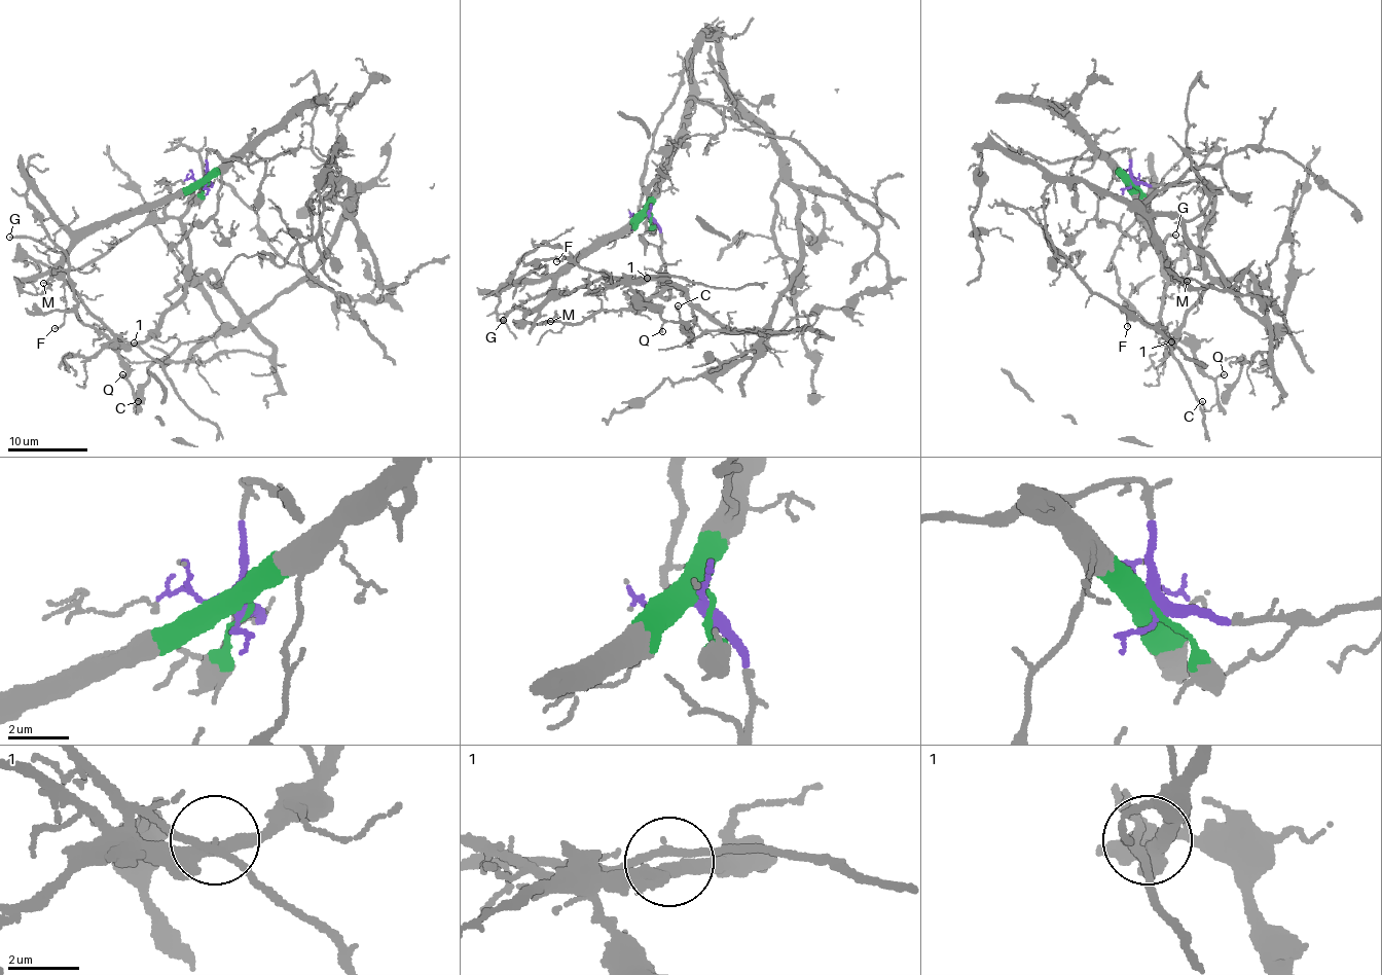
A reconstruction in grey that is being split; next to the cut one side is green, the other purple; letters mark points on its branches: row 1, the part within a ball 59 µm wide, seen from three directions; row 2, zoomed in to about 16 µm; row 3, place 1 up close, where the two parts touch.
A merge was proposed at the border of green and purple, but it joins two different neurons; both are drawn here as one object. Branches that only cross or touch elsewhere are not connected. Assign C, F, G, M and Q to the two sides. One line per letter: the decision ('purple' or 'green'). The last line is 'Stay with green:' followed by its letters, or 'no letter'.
C: green
F: purple
G: green
M: purple
Q: green
Stay with green: C, G, Q

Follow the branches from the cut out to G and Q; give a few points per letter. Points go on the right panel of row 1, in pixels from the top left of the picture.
G: (1130, 180), (1137, 195), (1137, 213), (1160, 251), (1166, 237), (1176, 233)
Q: (1130, 180), (1167, 283), (1164, 331), (1213, 377), (1225, 373)

